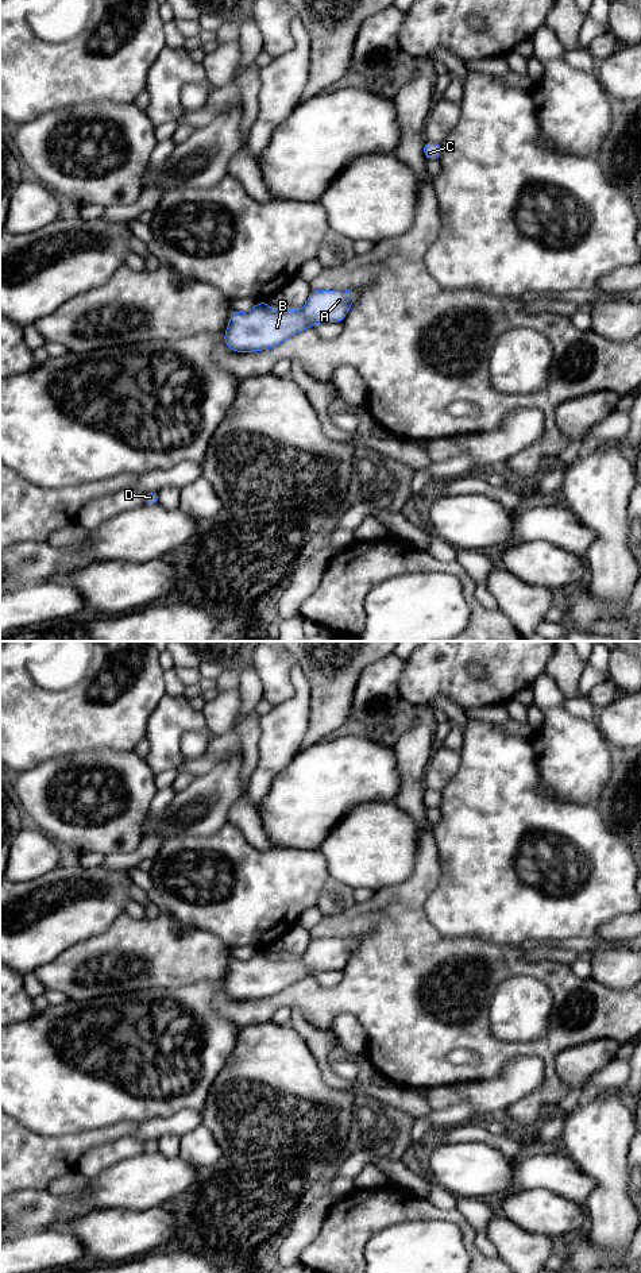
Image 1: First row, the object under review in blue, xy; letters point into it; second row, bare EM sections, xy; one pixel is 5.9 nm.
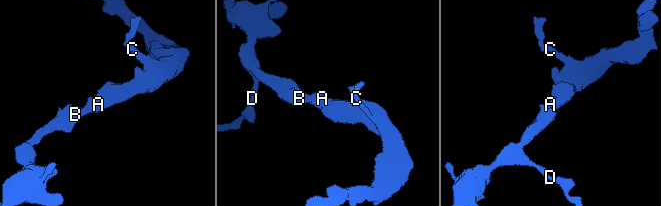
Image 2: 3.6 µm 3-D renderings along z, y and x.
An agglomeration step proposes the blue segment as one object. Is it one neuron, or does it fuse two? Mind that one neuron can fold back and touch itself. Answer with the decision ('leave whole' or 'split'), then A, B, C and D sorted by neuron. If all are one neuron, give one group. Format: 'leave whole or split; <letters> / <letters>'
leave whole; A B C D

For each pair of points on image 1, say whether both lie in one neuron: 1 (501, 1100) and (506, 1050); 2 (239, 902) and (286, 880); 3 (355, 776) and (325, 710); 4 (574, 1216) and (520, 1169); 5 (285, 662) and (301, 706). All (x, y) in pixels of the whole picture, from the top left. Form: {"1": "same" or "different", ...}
{"1": "different", "2": "same", "3": "different", "4": "different", "5": "different"}

